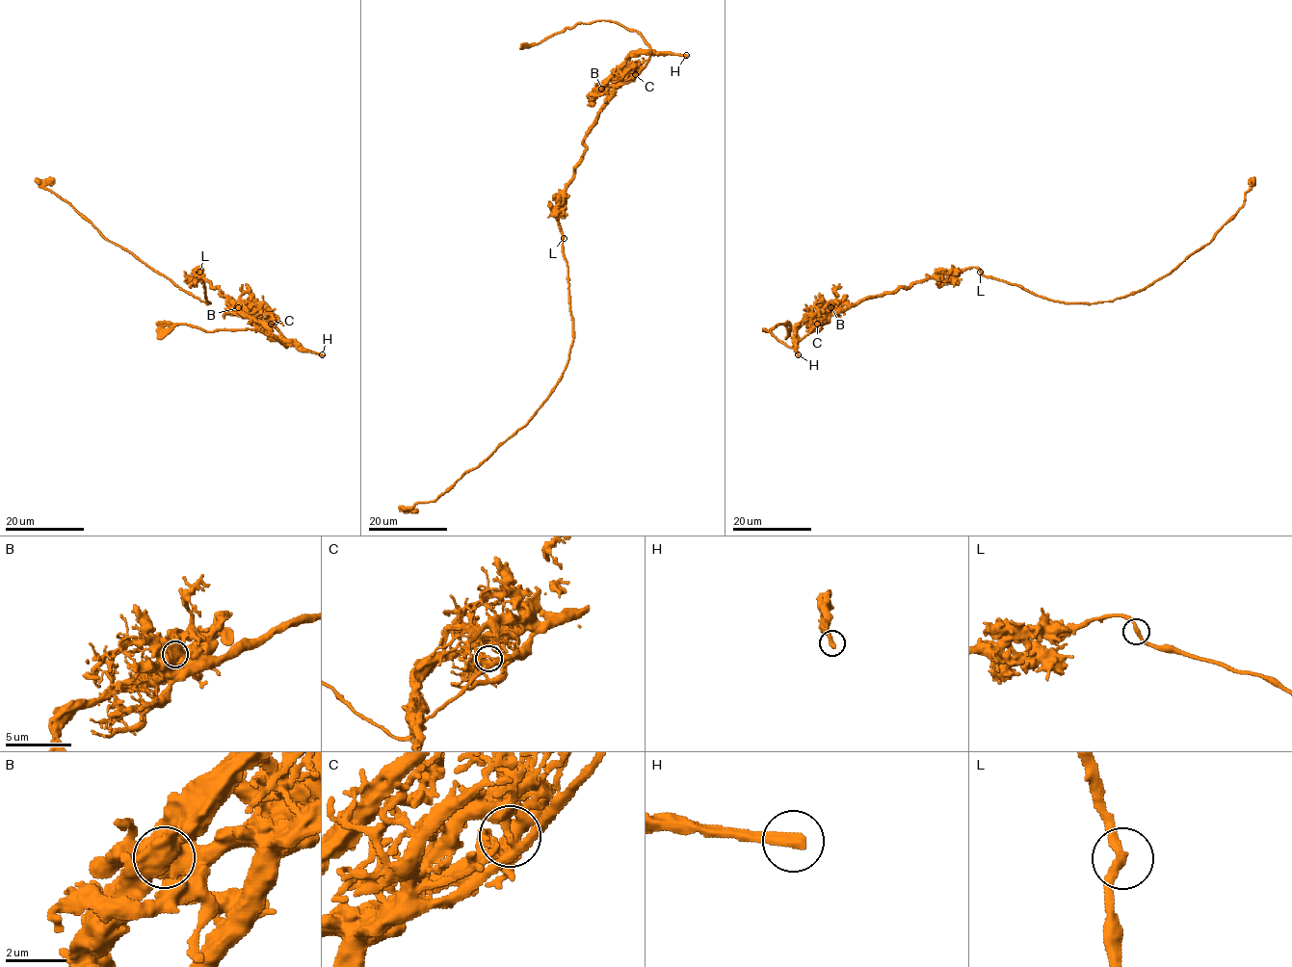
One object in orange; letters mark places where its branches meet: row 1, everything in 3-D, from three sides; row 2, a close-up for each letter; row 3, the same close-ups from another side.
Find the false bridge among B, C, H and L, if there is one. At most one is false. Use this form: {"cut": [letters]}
{"cut": ["B"]}

